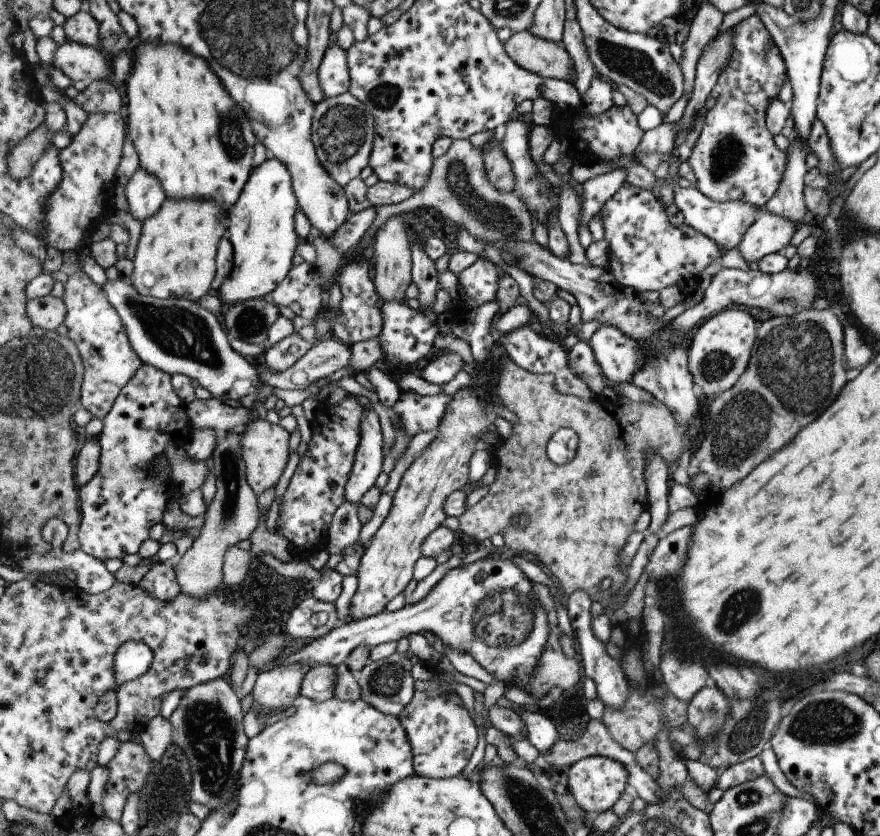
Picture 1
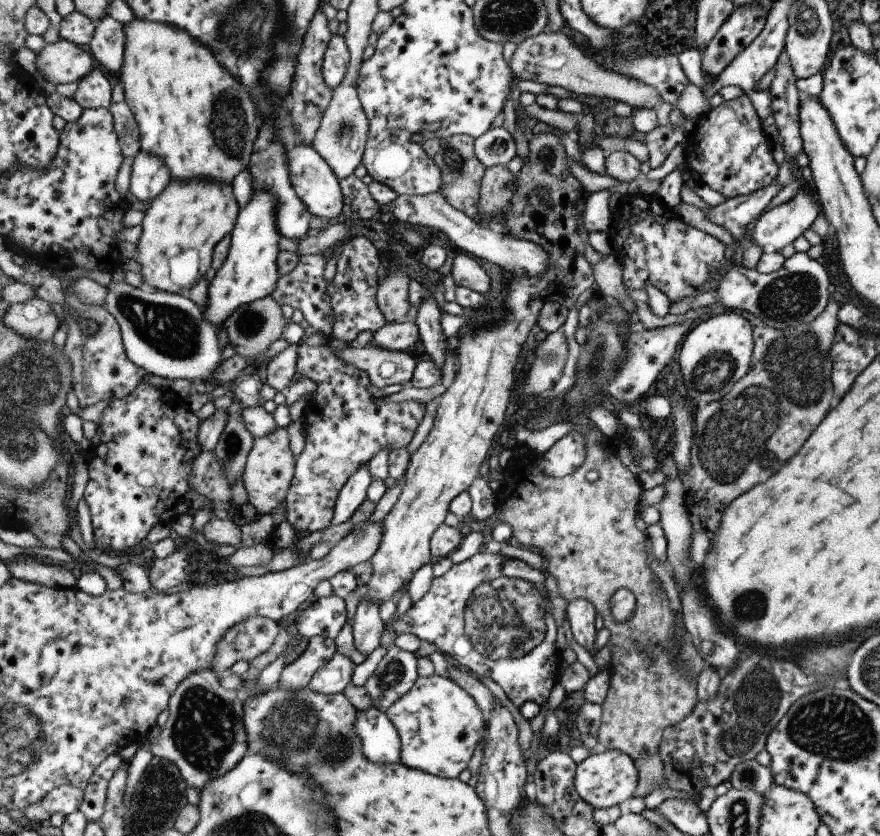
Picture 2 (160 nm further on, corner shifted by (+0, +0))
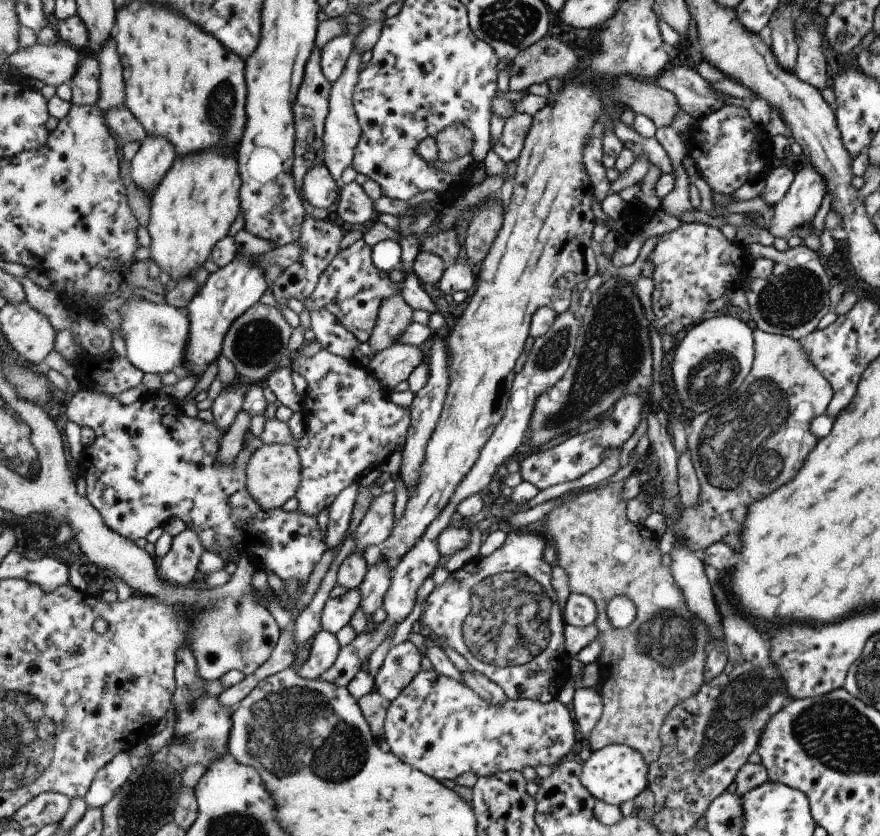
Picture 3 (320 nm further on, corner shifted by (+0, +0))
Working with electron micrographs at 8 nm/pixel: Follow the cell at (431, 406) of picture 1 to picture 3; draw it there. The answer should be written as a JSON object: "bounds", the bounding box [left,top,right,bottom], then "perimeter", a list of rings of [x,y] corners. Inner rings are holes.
{"bounds":[291,349,412,516],"perimeter":[[[323,349],[312,357],[299,356],[291,362],[291,369],[302,375],[308,384],[305,395],[307,430],[297,446],[302,460],[302,483],[295,497],[299,511],[318,516],[324,508],[330,508],[343,490],[359,482],[363,472],[373,469],[373,466],[381,466],[395,451],[405,446],[412,414],[410,409],[389,400],[389,390],[369,368],[330,350]]]}

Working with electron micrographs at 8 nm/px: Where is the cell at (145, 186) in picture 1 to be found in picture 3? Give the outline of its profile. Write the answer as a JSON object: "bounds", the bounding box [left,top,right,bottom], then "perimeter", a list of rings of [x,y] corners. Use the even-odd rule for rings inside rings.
{"bounds":[131,135,178,192],"perimeter":[[[148,135],[131,160],[131,177],[137,187],[153,192],[174,165],[178,152],[163,135]]]}

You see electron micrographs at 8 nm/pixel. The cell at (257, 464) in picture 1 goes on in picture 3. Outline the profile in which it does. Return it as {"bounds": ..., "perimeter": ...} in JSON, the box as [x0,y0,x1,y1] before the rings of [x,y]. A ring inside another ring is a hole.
{"bounds":[246,445,302,509],"perimeter":[[[265,445],[255,450],[247,467],[246,485],[254,499],[264,509],[276,509],[297,496],[302,483],[302,460],[298,447],[293,445]]]}

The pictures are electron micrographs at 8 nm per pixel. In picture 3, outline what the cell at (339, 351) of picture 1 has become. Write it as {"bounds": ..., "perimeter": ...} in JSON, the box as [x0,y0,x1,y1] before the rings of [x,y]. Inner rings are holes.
{"bounds":[369,343,425,390],"perimeter":[[[395,343],[384,351],[379,351],[369,364],[370,371],[378,377],[387,390],[395,390],[396,386],[415,372],[423,364],[425,354],[415,345]]]}

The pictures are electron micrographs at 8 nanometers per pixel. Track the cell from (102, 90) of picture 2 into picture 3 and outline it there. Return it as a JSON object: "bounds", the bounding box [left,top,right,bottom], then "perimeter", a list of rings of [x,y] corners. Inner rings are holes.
{"bounds":[69,58,101,107],"perimeter":[[[85,58],[82,67],[69,83],[72,90],[71,102],[81,107],[95,106],[101,98],[101,68],[98,58]]]}

